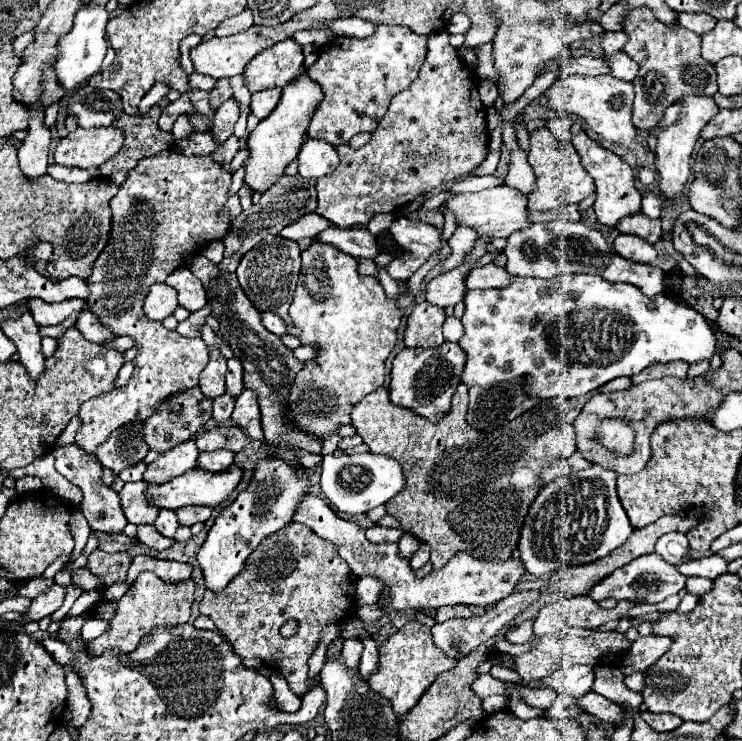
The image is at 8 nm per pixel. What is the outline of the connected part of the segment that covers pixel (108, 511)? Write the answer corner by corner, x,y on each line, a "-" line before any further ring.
76,443
58,447
54,451
54,459
56,459
56,471
60,475
64,475
70,483
74,483
76,487
82,489
84,499
80,503
80,509
82,509
82,513
84,513
90,529
104,531
104,533
122,533
128,521
126,521
126,517
122,513
122,505
120,505
118,493
112,491
110,487
104,487
102,481
100,481
102,465
94,457
88,457
88,453
80,453
80,447

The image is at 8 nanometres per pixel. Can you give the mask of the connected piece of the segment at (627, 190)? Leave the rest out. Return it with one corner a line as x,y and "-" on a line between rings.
572,125
572,133
574,133
574,147
582,159
582,165
596,183
596,193
598,193
598,199
594,203
596,221
606,227
616,227
616,223
622,217
640,213
642,211
642,197
634,187
634,173
630,169
630,165
626,161
622,161
618,155
614,155
612,151
598,145
594,139
590,139
582,131
580,125

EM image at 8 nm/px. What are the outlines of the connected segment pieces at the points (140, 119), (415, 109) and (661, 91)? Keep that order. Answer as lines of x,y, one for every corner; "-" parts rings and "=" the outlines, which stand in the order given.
160,101
156,107
152,107
150,115
122,113
116,119
114,127
124,131
124,147
118,155
99,167
103,177
109,177
117,171
130,171
136,167
136,163
142,157
148,157
148,155
154,155
154,153
160,153
160,151
172,147
172,143
174,143
172,133
160,131
156,125
164,105
168,105
168,103
=
440,31
428,35
428,57
420,69
418,79
404,91
398,93
372,139
362,149
352,149
350,145
338,145
340,165
334,173
318,179
318,209
324,219
340,229
362,225
378,213
392,213
398,207
414,201
416,197
442,187
458,177
468,177
478,165
484,163
488,155
488,129
486,129
486,109
478,97
478,81
474,71
456,55
456,49
448,43
450,33
=
638,7
624,15
622,31
628,35
624,53
640,65
636,79
632,81
636,89
632,121
638,129
652,131
664,109
682,95
714,95
718,91
714,65
700,55
700,37
678,25
678,21
676,25
666,25
658,21
648,7

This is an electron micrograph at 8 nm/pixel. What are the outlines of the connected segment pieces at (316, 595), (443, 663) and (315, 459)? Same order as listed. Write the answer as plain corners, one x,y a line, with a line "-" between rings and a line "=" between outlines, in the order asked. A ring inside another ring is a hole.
292,521
258,545
228,589
222,593
206,591
200,601
200,613
216,623
236,649
236,655
262,659
266,667
284,675
294,695
302,697
308,691
308,659
320,645
320,631
330,623
344,623
356,617
356,583
358,577
336,555
330,541
-
290,619
298,621
298,633
282,637
280,627
=
408,621
396,635
392,635
380,649
380,659
378,659
378,669
370,675
368,685
374,693
380,693
384,699
390,701
396,717
404,717
416,701
424,695
424,691
432,685
432,681
446,669
452,669
456,661
450,657
444,657
440,649
434,647
430,627
418,623
418,621
=
298,451
296,457
300,459
300,463
303,467
313,469
322,463
322,455
311,454
305,451

